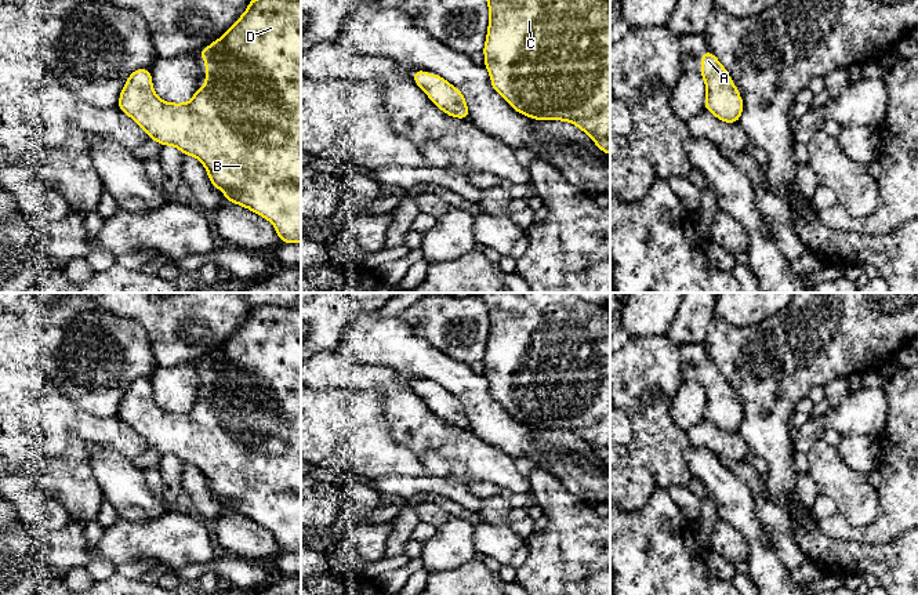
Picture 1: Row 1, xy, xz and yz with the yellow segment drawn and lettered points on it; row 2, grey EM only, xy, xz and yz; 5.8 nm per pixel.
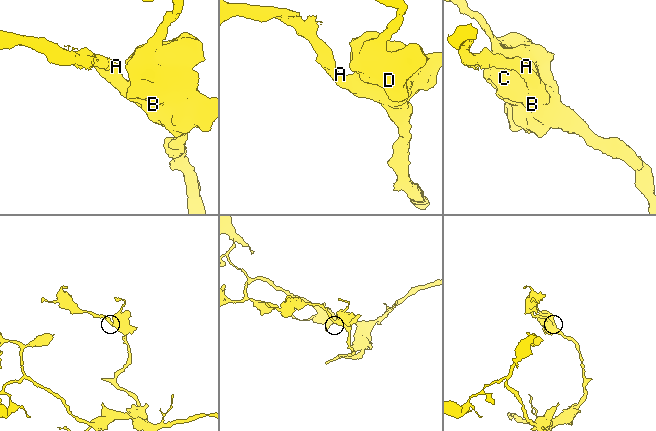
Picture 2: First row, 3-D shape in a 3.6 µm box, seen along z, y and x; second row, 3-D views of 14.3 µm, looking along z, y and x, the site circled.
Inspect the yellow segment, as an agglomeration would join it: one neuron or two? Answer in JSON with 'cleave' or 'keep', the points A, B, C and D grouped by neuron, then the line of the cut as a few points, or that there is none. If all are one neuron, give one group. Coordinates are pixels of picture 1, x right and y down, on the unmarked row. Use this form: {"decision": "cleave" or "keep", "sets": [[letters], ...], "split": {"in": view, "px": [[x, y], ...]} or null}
{"decision": "keep", "sets": [["A", "B", "C", "D"]], "split": null}

